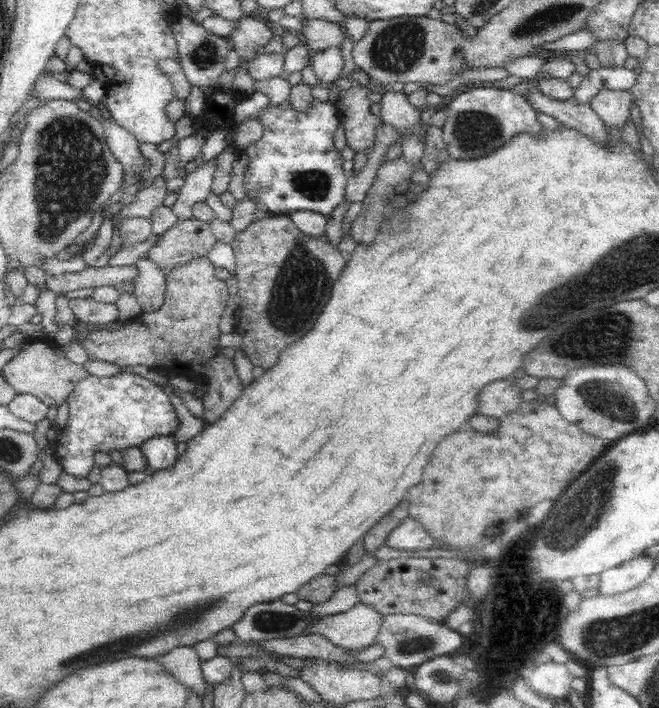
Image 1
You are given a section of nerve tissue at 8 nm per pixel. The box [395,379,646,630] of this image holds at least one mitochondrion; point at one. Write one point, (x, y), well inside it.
(582, 515)

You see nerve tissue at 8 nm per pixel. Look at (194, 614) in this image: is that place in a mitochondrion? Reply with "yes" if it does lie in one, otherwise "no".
yes

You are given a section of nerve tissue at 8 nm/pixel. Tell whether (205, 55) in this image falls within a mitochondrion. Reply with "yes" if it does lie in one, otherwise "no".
yes

